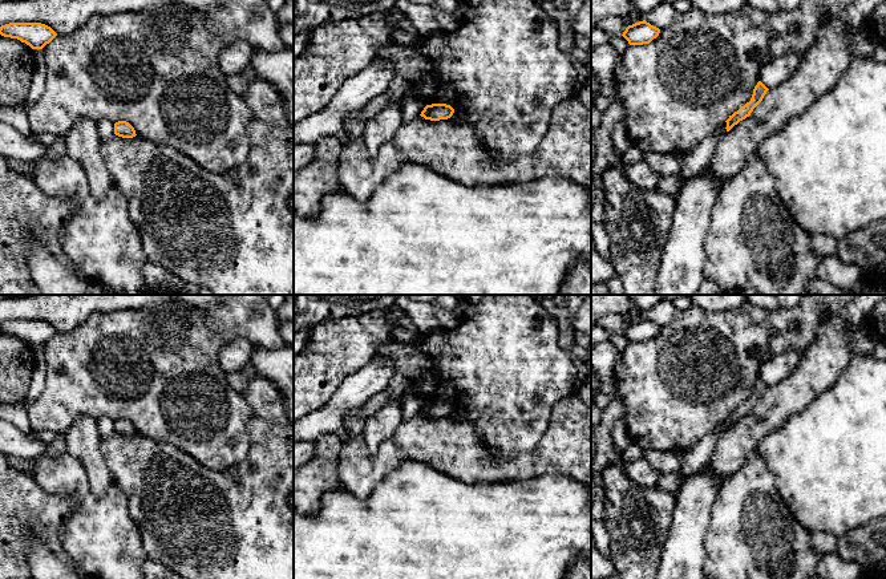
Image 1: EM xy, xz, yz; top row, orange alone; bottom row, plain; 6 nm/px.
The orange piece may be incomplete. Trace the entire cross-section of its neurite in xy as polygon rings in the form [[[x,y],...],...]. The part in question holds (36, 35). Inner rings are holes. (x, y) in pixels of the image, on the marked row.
[[[9,23],[0,27],[0,35],[17,39],[32,49],[43,49],[57,33],[41,23]]]

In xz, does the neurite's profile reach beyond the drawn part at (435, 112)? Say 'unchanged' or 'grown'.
unchanged

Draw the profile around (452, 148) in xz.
[[[575,97],[553,109],[543,139],[529,155],[499,157],[487,153],[464,117],[430,121],[418,116],[402,124],[392,142],[406,162],[421,165],[464,186],[526,183],[542,177],[563,177],[588,189],[591,203],[591,108],[586,108]]]

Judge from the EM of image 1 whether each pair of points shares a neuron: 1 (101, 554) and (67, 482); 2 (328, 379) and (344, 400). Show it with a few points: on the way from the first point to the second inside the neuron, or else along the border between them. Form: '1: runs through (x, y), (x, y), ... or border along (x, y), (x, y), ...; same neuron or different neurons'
1: runs through (100, 534), (100, 526), (83, 494); same neuron
2: border along (360, 369), (350, 373), (335, 393), (314, 411); different neurons

